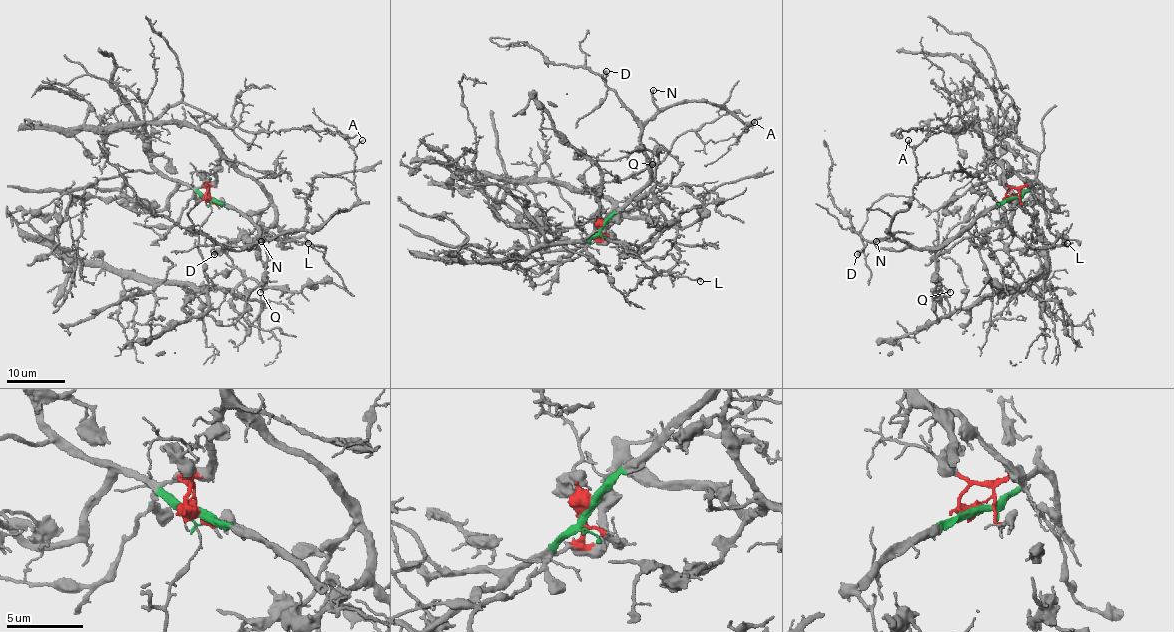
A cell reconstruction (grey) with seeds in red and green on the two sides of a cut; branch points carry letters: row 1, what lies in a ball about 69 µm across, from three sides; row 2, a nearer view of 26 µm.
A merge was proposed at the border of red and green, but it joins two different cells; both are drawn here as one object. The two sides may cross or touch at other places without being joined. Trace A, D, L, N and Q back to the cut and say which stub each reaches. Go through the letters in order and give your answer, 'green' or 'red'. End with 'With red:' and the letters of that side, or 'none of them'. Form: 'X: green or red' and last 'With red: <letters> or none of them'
A: green
D: green
L: red
N: green
Q: red
With red: L, Q

